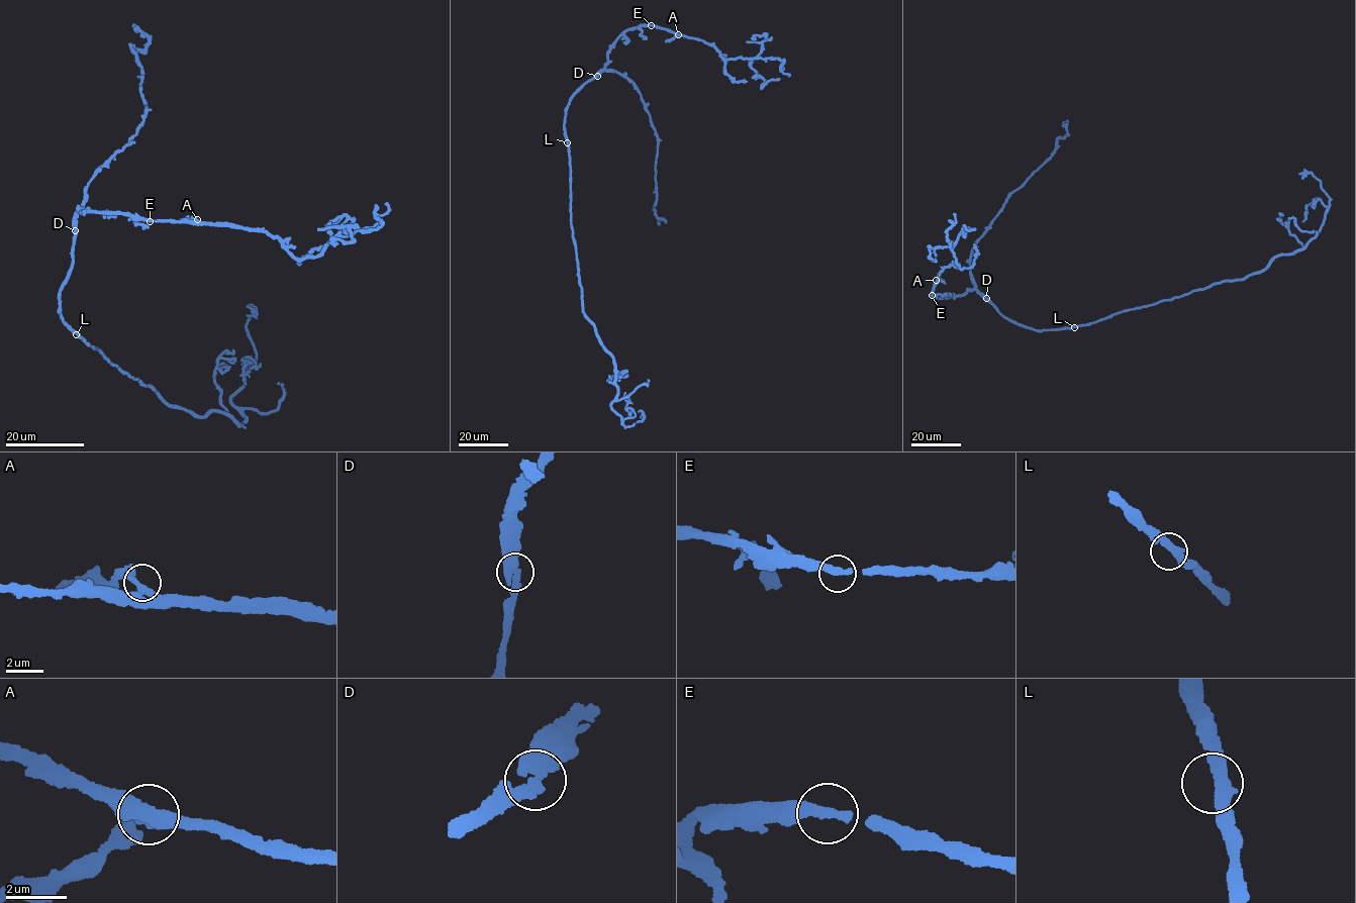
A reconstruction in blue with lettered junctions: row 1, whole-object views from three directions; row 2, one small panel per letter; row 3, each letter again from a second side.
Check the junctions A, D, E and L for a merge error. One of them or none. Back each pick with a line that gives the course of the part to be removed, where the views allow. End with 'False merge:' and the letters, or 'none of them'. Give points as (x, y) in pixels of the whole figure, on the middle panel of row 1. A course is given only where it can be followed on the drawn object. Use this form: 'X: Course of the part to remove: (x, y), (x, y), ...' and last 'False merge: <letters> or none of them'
False merge: none of them

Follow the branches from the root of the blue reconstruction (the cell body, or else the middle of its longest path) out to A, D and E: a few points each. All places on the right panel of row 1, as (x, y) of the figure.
A: (1073, 326), (1038, 331), (1023, 326), (1005, 318), (975, 290), (949, 297), (933, 296), (936, 280)
D: (1073, 326), (1038, 331), (1023, 326), (1005, 318), (986, 297)
E: (1073, 326), (1038, 331), (1023, 326), (1005, 318), (975, 290), (944, 298), (932, 295)

